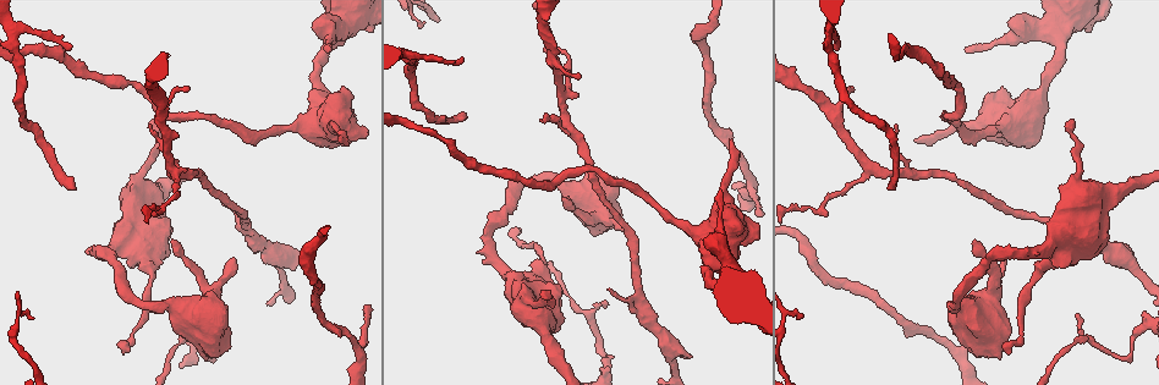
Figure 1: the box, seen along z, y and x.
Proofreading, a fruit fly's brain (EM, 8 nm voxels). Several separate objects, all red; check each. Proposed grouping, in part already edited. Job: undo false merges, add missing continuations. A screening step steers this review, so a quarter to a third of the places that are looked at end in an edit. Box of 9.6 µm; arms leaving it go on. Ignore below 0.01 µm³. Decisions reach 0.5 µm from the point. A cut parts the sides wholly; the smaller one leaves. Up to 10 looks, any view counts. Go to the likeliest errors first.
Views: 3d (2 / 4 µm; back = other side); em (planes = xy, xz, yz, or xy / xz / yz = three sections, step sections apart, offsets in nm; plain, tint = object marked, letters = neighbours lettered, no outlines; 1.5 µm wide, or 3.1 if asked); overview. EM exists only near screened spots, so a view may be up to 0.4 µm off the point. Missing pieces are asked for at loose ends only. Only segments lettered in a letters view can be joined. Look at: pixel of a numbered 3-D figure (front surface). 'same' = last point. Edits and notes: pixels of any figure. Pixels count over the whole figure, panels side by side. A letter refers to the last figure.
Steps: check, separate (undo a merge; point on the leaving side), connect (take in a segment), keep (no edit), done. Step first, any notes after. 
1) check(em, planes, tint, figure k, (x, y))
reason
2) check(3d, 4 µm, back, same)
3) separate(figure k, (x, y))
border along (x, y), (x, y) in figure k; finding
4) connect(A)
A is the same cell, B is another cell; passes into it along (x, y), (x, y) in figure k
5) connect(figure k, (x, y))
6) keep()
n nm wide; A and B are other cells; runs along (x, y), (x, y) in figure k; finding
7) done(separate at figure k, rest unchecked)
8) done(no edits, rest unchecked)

check(3d, 4 µm, figure 1, (870, 171))
branch point

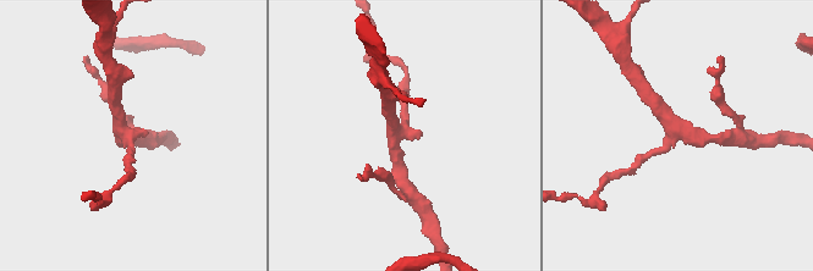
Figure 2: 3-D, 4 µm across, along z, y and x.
check(em, planes, letters, figure 2, (399, 137))
3 arms

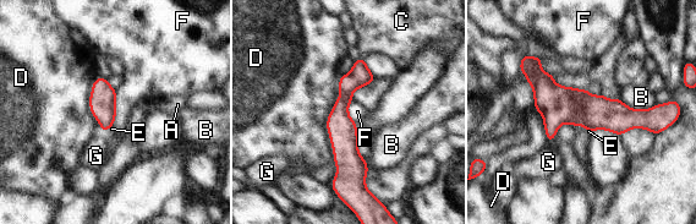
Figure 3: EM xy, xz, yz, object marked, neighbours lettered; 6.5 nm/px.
keep()
A, B, C, D, E, F and G are other cells; one neuron here

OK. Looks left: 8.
check(em, planes, tint, figure 1, (1139, 329))
sudden change in width

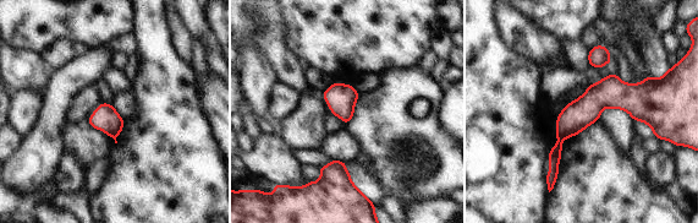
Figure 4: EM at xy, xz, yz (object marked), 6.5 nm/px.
check(em, planes, letters, same)

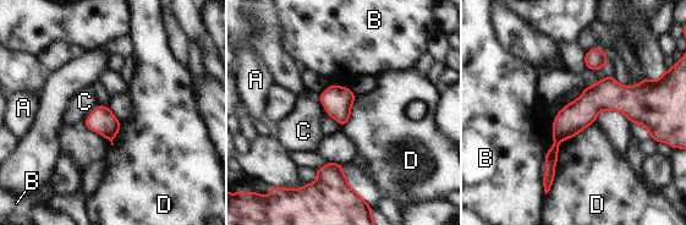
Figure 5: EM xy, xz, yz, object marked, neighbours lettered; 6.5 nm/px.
separate(figure 5, (552, 154))
D touches over 220 nm; A, B, C and D are other cells; border along (554, 140), (558, 142) in figure 5; a second neuron is stuck on

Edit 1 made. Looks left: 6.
check(3d, 4 µm, figure 1, (228, 273))
thick turns thin

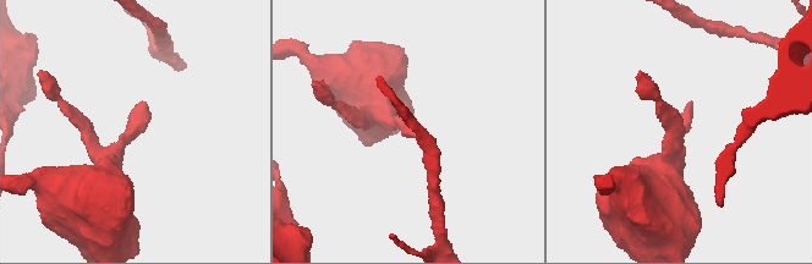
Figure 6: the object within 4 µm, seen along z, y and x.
check(em, planes, tint, figure 6, (686, 124))
need the tissue

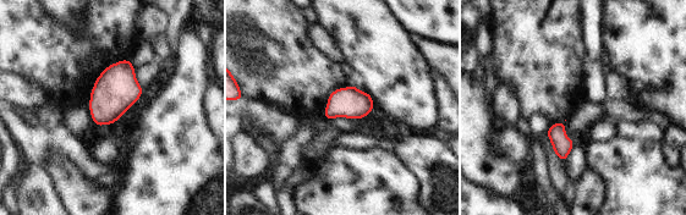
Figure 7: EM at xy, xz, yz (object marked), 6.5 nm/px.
check(em, planes, letters, same)

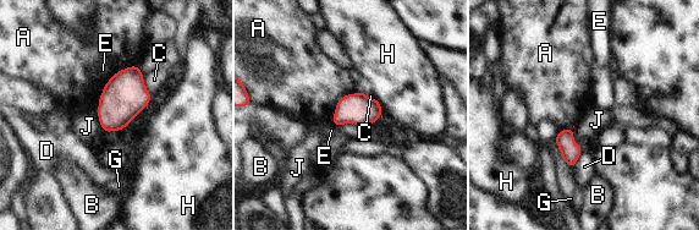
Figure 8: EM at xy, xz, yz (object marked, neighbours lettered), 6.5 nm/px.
keep()
200 nm wide; A, B, C, D, E, G, H and J are other cells; border along (573, 126), (573, 140), (582, 148) in figure 8; all the same neuron

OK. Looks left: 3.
check(em, xz, step 8, tint, figure 1, (814, 213))
narrows sharply

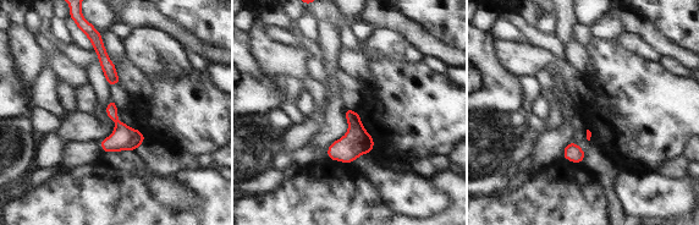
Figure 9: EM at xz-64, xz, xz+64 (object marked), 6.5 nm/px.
check(em, xz, step 8, letters, same)

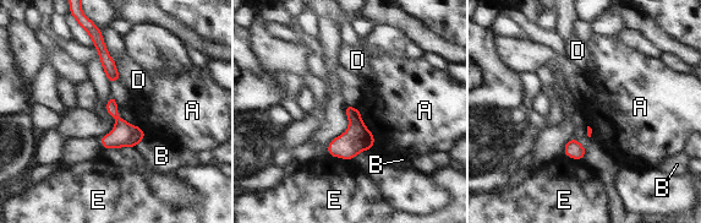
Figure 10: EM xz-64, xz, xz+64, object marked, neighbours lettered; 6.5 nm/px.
keep()
A, B, D and E are other cells; one neuron here

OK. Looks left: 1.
done(separate at figure 5, rest unchecked)

